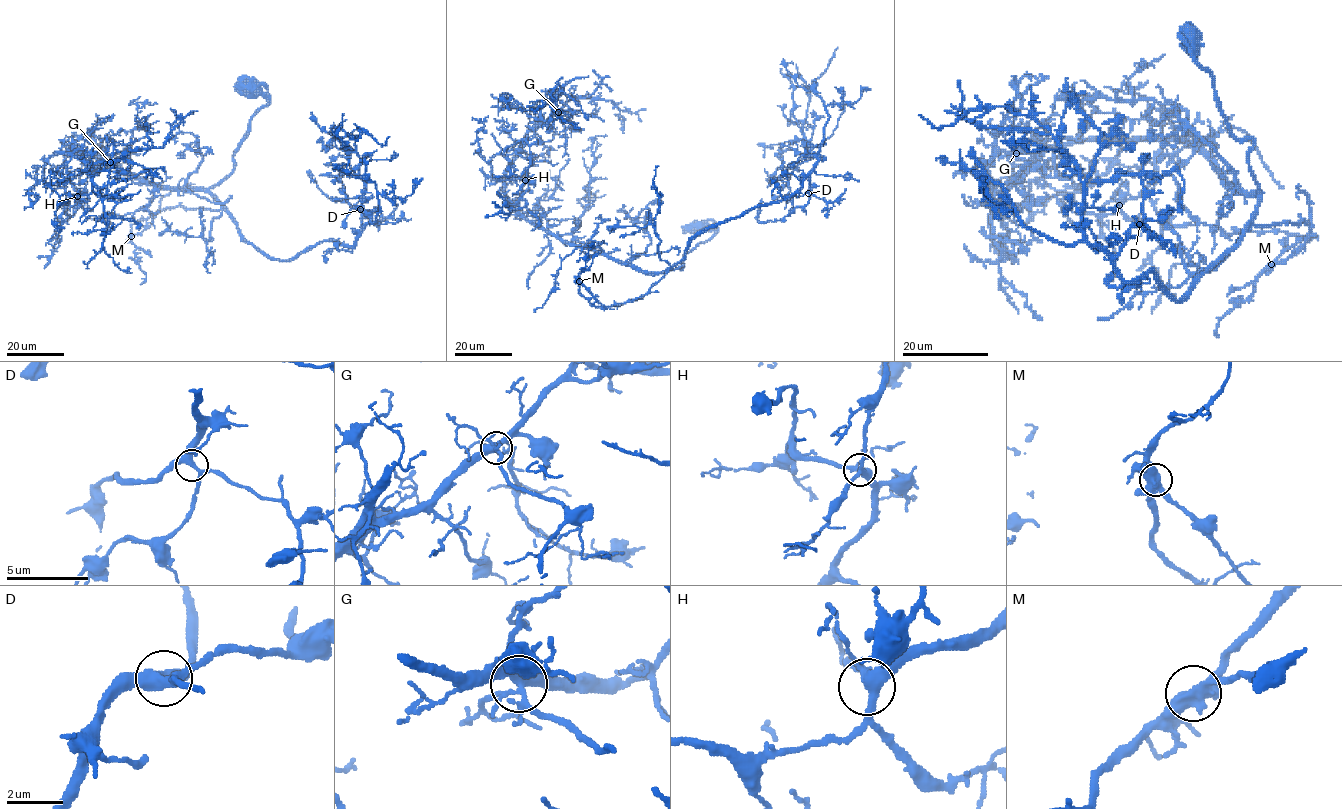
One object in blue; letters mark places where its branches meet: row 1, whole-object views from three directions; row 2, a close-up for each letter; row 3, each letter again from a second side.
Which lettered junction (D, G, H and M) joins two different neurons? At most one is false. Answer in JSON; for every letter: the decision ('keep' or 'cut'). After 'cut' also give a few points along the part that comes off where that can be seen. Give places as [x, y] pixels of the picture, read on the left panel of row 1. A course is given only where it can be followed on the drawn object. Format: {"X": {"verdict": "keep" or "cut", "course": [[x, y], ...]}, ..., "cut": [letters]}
{"D": {"verdict": "keep"}, "G": {"verdict": "keep"}, "H": {"verdict": "keep"}, "M": {"verdict": "cut", "course": [[131, 236], [140, 234], [150, 224], [163, 196], [173, 189], [195, 184]]}, "cut": ["M"]}

